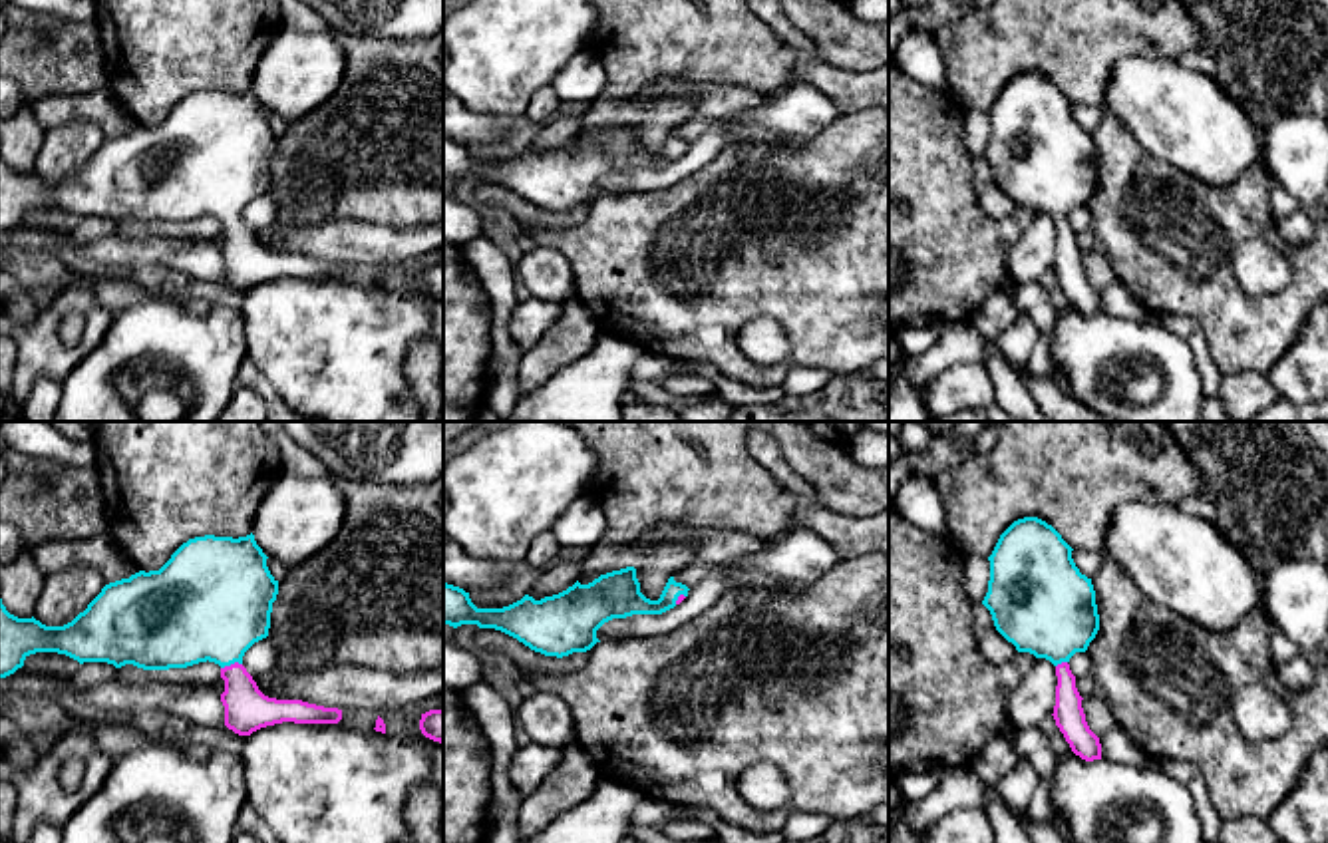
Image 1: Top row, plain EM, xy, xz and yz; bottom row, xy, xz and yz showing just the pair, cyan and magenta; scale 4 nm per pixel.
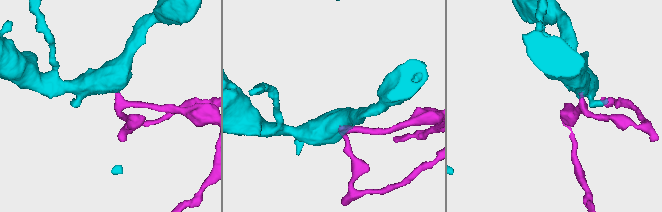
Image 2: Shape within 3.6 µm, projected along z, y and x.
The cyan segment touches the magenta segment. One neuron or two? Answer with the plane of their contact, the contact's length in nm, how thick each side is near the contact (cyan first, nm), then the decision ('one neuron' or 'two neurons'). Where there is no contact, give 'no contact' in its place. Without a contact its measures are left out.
meets cyan in xy; contact 90 nm long; 460 nm thick on the cyan side, 180 nm on the other; one neuron

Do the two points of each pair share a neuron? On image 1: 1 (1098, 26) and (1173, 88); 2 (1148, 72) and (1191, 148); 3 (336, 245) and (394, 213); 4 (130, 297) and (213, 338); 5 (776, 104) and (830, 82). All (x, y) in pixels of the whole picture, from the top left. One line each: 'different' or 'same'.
1: different
2: same
3: different
4: different
5: different

